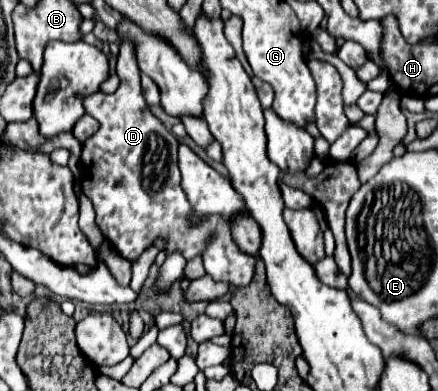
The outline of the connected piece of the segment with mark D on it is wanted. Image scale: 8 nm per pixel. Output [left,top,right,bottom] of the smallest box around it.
[82,43,256,287]

